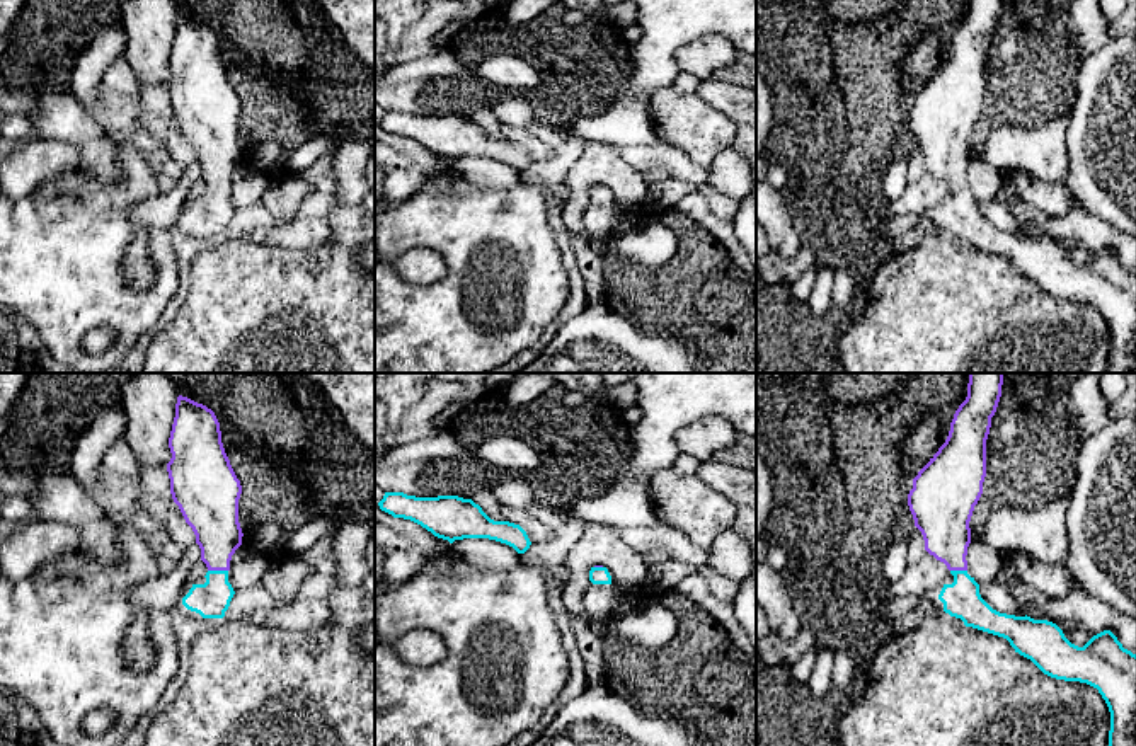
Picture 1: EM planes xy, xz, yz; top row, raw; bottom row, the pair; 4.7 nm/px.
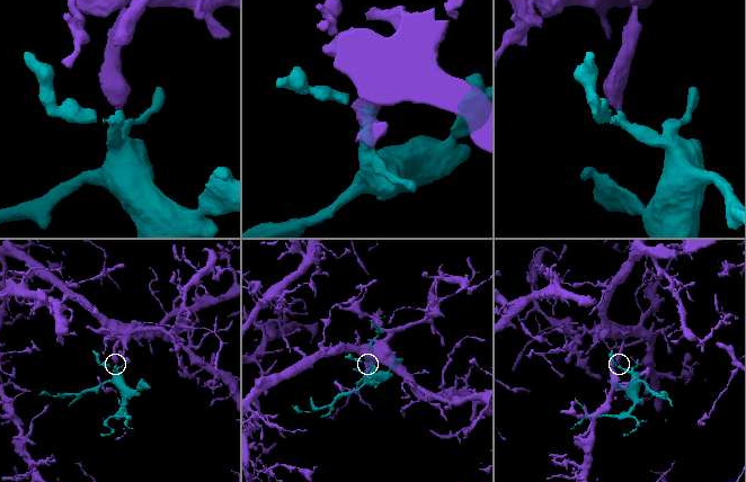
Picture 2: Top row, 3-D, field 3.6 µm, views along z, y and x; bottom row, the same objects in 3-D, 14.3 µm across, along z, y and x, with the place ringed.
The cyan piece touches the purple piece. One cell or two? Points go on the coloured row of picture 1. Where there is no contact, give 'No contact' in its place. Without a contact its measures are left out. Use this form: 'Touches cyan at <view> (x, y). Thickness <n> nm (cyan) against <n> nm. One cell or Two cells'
Touches cyan at xy (218, 571). Thickness 170 nm (cyan) against 220 nm. One cell

